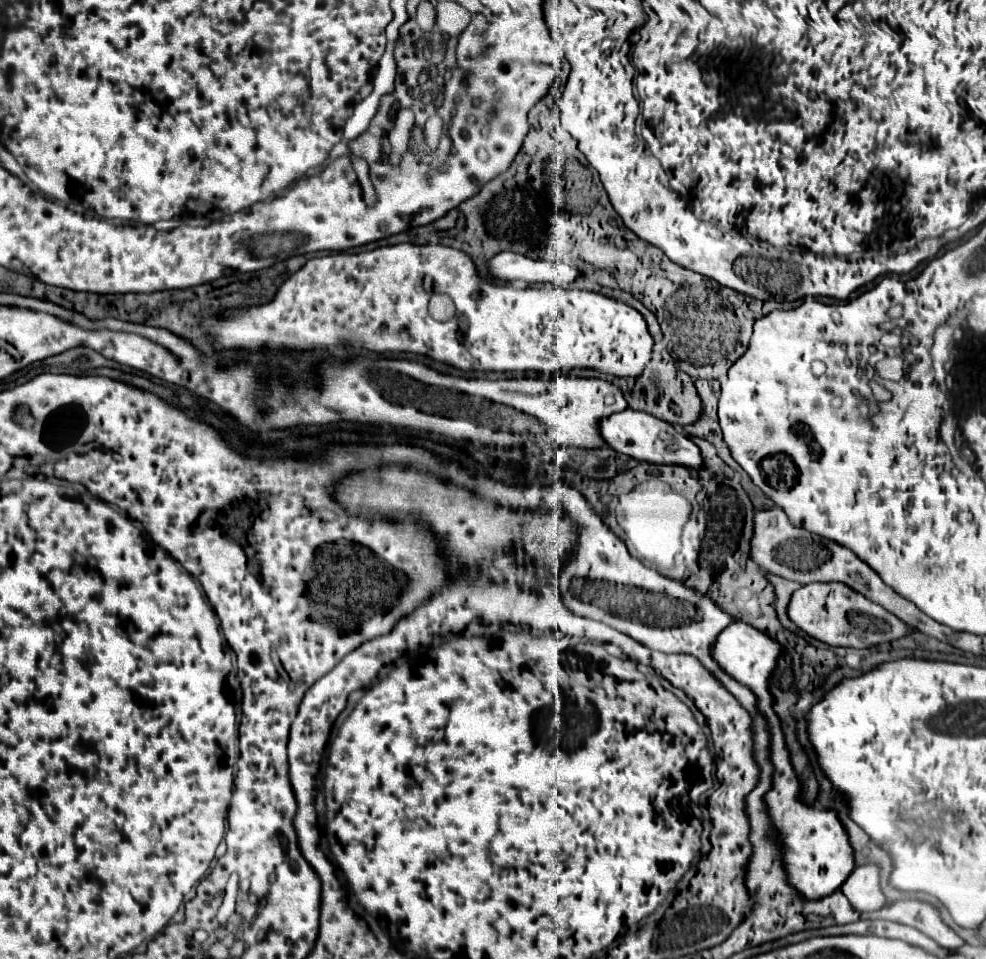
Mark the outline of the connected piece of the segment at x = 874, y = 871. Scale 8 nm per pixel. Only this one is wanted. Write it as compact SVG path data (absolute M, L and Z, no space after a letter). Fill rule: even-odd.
M865 864L855 868L855 872L841 886L841 891L854 908L886 904L886 898L881 889L881 872L875 864Z

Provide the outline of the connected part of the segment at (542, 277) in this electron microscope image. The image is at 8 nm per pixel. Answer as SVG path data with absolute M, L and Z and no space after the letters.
M499 252L487 262L487 270L493 278L503 282L527 282L527 284L555 284L555 286L567 286L575 278L579 278L579 272L573 266L567 266L563 262L547 262L547 260L531 260L523 254L515 252Z

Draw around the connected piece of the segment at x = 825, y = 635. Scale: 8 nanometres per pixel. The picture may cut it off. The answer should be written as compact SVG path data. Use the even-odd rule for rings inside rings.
M843 582L827 584L807 584L799 588L789 604L789 618L805 630L809 636L827 642L829 646L849 646L849 648L869 648L883 642L899 640L913 632L911 626L903 624L895 614L887 612L879 604L867 600Z

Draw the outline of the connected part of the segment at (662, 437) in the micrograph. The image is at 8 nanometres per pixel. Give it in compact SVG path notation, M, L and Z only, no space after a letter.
M627 408L623 412L605 416L605 420L599 420L599 434L603 436L607 446L637 460L653 464L673 464L685 468L703 468L699 448L683 432L677 432L673 424L667 424L647 412L635 412Z

